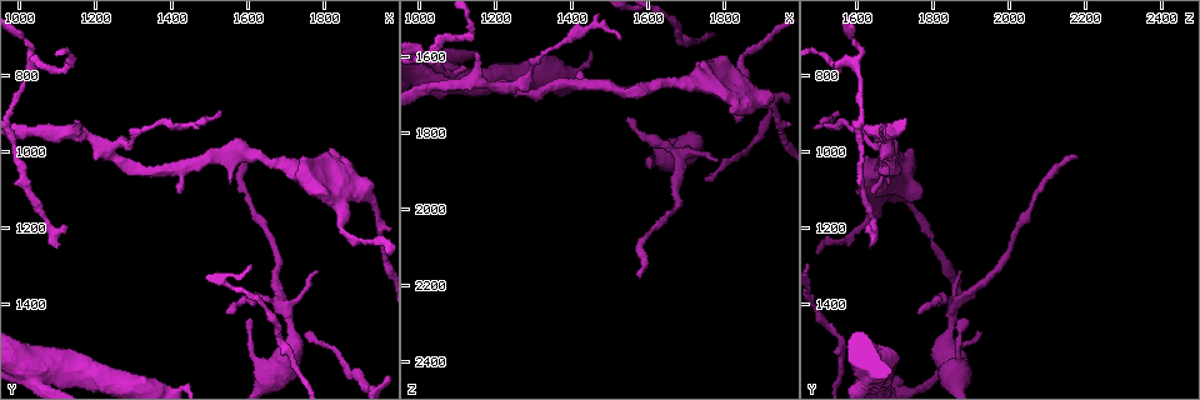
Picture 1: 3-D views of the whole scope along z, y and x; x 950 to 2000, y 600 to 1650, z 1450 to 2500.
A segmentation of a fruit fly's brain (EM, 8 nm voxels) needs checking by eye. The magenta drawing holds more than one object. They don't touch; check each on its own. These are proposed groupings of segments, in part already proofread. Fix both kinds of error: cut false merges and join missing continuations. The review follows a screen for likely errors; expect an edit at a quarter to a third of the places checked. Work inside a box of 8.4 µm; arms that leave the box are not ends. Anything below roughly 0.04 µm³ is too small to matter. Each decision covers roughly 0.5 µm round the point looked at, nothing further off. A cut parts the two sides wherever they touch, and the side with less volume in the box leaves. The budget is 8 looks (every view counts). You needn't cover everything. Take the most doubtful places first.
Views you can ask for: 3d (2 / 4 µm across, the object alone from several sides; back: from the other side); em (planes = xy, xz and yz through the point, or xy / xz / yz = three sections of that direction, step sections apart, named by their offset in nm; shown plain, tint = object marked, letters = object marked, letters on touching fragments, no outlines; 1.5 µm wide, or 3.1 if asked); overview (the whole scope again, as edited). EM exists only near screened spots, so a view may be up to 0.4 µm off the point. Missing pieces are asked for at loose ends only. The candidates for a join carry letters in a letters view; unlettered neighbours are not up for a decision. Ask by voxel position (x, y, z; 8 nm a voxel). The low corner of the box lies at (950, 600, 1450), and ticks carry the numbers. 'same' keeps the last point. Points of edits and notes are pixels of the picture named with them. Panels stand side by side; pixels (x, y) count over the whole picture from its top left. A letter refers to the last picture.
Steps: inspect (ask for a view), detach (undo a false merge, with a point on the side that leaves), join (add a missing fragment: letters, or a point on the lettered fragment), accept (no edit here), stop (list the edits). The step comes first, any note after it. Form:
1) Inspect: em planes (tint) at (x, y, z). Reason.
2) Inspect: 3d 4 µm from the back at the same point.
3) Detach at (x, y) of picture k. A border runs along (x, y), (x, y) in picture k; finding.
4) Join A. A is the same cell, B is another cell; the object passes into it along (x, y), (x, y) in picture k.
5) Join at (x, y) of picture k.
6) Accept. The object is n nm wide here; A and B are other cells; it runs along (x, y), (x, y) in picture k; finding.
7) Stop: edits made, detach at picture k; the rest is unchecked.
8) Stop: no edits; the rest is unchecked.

Inspect: em xz step 4 (tint) at (1150, 915, 1590). Branch stops here.

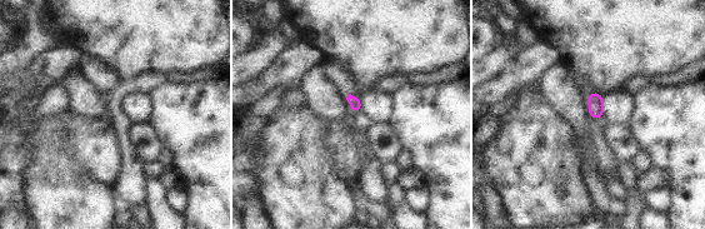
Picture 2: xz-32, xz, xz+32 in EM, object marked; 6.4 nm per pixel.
Inspect: em planes (letters) at the same point.

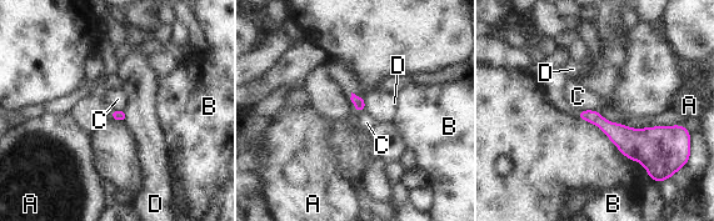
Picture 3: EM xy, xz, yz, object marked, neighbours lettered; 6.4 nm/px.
Accept. A, B, C and D are other cells; a border runs along (115, 109), (124, 111) in picture 3; no lettered fragment goes on from it.

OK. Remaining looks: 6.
Inspect: 3d 2 µm at (1545, 1080, 1675). An open end.

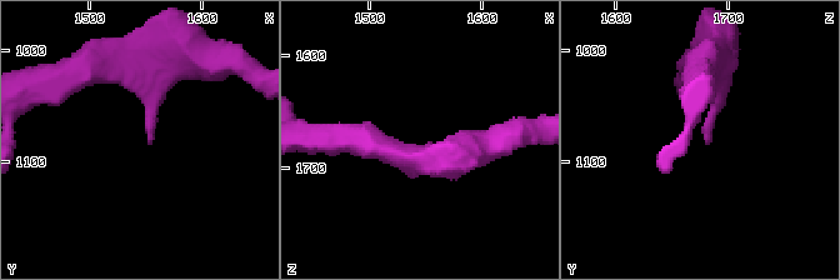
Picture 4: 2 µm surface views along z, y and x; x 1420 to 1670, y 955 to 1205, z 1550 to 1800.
Inspect: em planes (letters) at (1552, 1084, 1682). Now the EM.

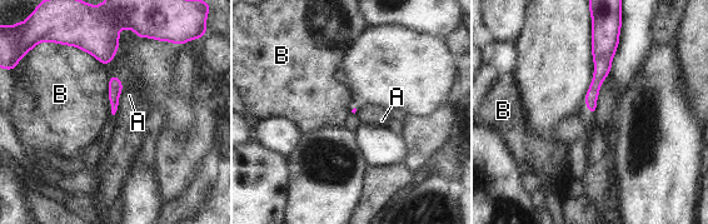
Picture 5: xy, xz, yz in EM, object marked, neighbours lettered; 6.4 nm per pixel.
Accept. A and B are other cells; it runs along (598, 40), (592, 109) in picture 5; none of them fits.

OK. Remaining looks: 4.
Inspect: em planes (letters) at (1605, 1440, 1890). Branch stops here.

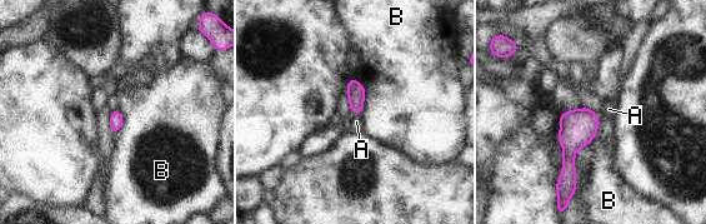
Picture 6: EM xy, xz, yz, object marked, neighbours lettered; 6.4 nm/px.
Join A. The longest contact is with B, 260 nm; A is the same cell, B is another cell; the object passes into it along (577, 128), (596, 117), (609, 109) in picture 6; the cell continues.

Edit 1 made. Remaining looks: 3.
Stop: edits made, join at picture 6; the rest is unchecked.

